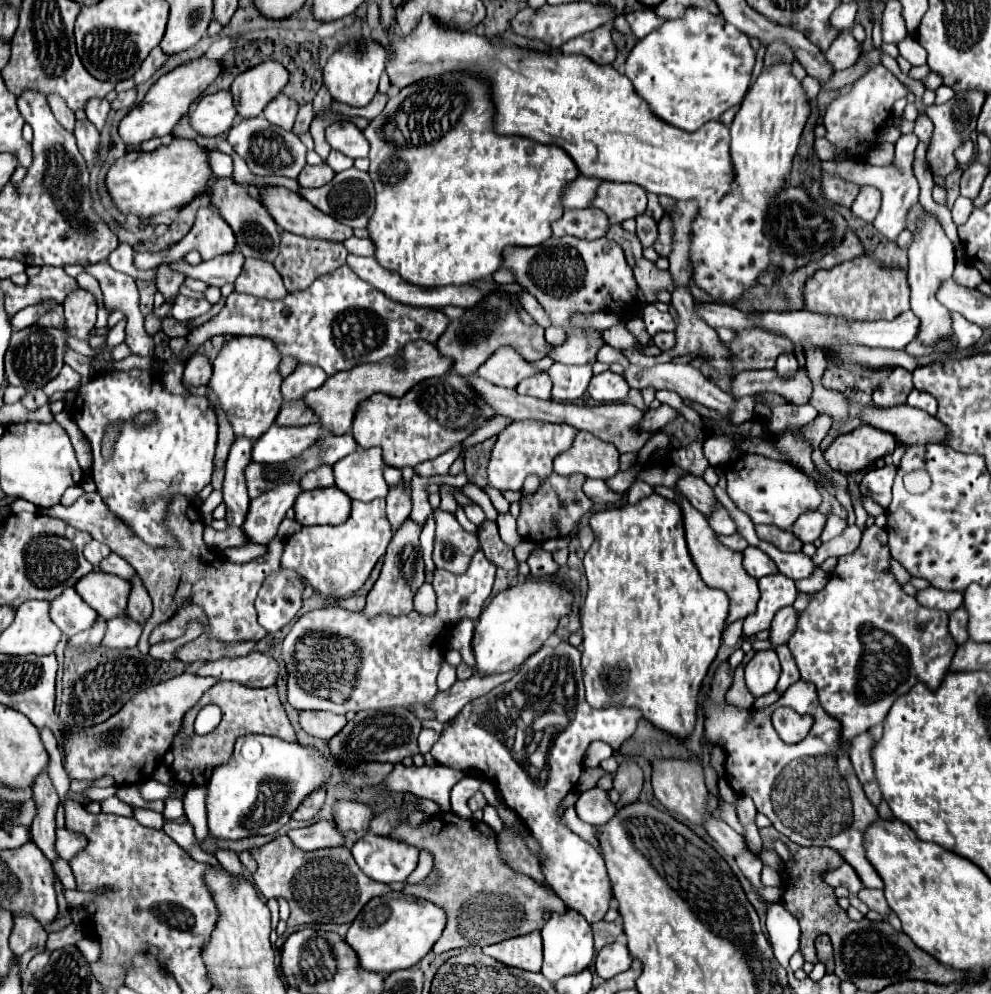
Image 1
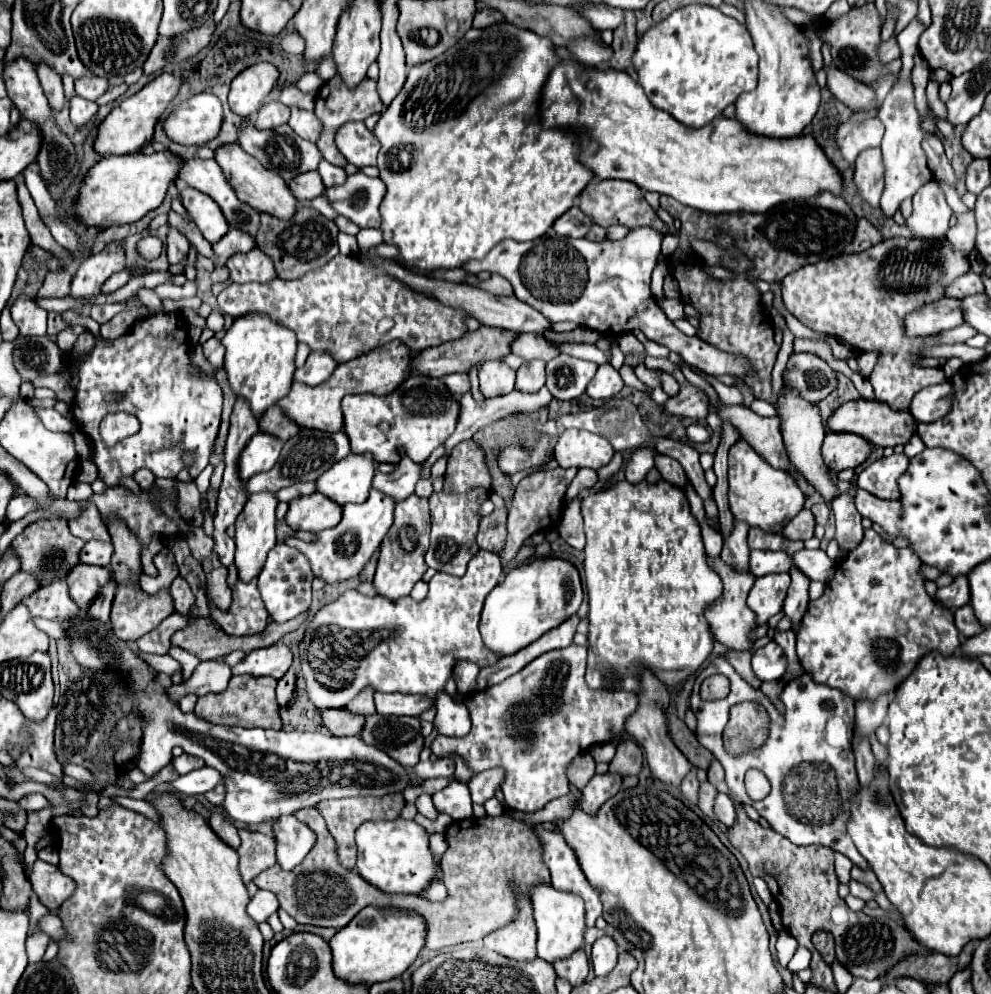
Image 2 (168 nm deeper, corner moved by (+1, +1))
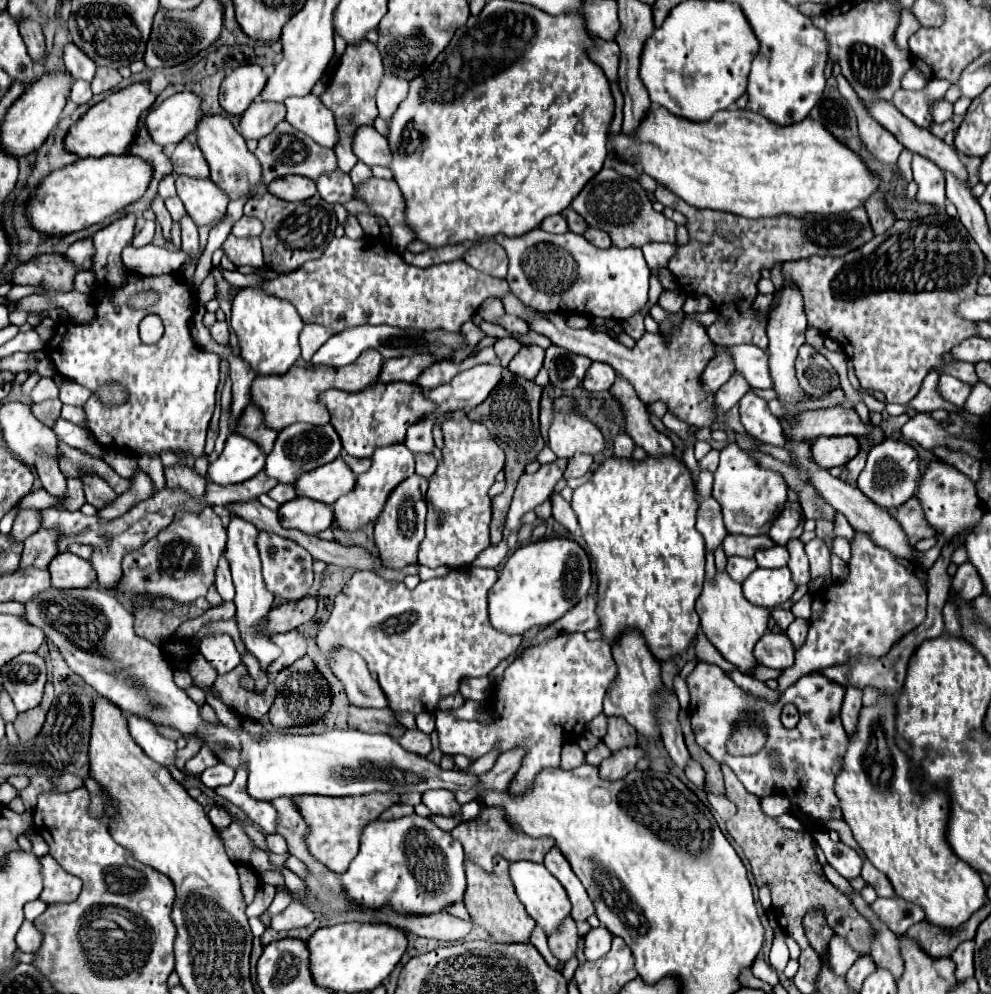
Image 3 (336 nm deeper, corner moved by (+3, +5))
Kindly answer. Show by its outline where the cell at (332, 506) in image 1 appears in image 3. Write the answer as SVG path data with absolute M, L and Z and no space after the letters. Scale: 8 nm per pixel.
M292 499L278 509L280 523L284 529L298 529L308 535L318 535L328 529L334 521L334 513L328 505L312 499Z

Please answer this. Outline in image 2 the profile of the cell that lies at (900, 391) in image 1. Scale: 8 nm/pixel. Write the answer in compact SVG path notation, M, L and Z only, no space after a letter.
M886 239L878 245L862 251L862 253L844 253L828 261L818 261L812 265L804 265L802 269L786 275L782 279L782 297L786 309L806 327L812 331L828 333L840 339L846 339L850 345L854 345L856 351L880 351L880 359L870 373L868 381L874 387L874 397L878 401L888 403L892 409L908 409L912 397L916 391L946 381L946 375L940 367L918 367L916 361L920 347L932 347L934 337L922 337L922 339L906 339L904 335L904 315L920 309L926 303L932 303L940 297L944 297L944 287L952 283L958 275L966 273L970 269L968 259L962 253L956 253L950 249L948 241L934 245L934 241L918 241L918 239Z

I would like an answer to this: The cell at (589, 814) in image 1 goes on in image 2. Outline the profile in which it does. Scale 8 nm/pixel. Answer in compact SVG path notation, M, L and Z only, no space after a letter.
M606 773L606 775L594 775L590 783L580 791L580 809L584 813L598 813L598 809L618 793L622 783L622 777Z

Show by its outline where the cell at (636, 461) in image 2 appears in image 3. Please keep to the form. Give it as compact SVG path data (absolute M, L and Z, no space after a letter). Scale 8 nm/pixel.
M618 433L614 439L614 455L616 457L630 457L634 451L634 441L626 433Z

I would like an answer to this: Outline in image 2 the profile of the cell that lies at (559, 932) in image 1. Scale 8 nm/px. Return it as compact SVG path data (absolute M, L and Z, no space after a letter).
M536 885L530 891L534 919L538 927L538 957L554 963L570 957L578 949L584 947L584 931L586 931L586 915L584 901L574 893L564 893L554 889L552 885Z

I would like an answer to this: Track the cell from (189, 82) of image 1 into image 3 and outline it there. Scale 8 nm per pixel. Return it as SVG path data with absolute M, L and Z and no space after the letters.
M134 83L108 95L104 101L92 105L66 133L64 149L80 157L104 157L104 155L124 155L134 141L140 113L150 109L156 95L146 83Z

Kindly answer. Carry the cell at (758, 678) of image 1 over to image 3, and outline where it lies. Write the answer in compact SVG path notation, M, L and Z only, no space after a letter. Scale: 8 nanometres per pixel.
M766 633L756 645L756 659L760 665L772 669L788 669L794 665L794 645L784 633Z

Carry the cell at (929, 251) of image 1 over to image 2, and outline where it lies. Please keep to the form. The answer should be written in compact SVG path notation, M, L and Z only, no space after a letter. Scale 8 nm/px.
M930 181L914 195L914 211L906 219L906 227L914 239L944 241L950 217L952 209L948 207L944 193L934 181Z

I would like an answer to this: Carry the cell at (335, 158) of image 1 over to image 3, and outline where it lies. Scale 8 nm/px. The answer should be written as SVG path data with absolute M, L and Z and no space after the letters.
M358 161L348 175L350 175L350 179L352 179L354 185L362 185L362 181L366 181L368 177L372 177L372 171L370 171L368 165L364 165L364 163Z

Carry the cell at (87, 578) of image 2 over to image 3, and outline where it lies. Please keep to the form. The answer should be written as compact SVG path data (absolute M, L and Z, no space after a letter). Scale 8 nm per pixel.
M58 553L48 565L52 587L70 589L70 587L88 587L96 579L96 571L90 561L80 559L72 553Z

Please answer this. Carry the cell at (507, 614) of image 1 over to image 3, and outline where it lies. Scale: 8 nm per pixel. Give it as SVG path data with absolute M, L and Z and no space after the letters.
M540 539L518 547L506 561L496 585L488 593L490 621L496 629L522 635L534 625L546 625L560 619L592 585L592 565L588 553L572 539Z

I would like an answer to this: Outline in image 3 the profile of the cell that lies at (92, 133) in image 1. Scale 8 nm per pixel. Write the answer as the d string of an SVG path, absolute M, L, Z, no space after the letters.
M74 81L72 85L72 93L70 93L70 99L76 103L76 105L84 105L92 99L92 91L90 91L90 83L88 81Z

